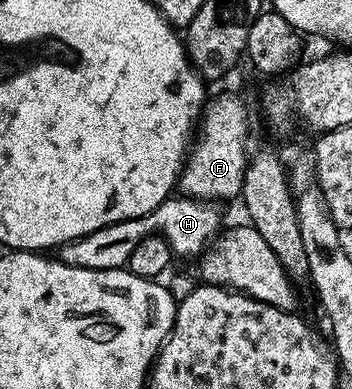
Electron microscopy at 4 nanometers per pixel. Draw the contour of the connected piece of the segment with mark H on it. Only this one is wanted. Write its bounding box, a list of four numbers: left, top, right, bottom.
[58,194,221,270]

